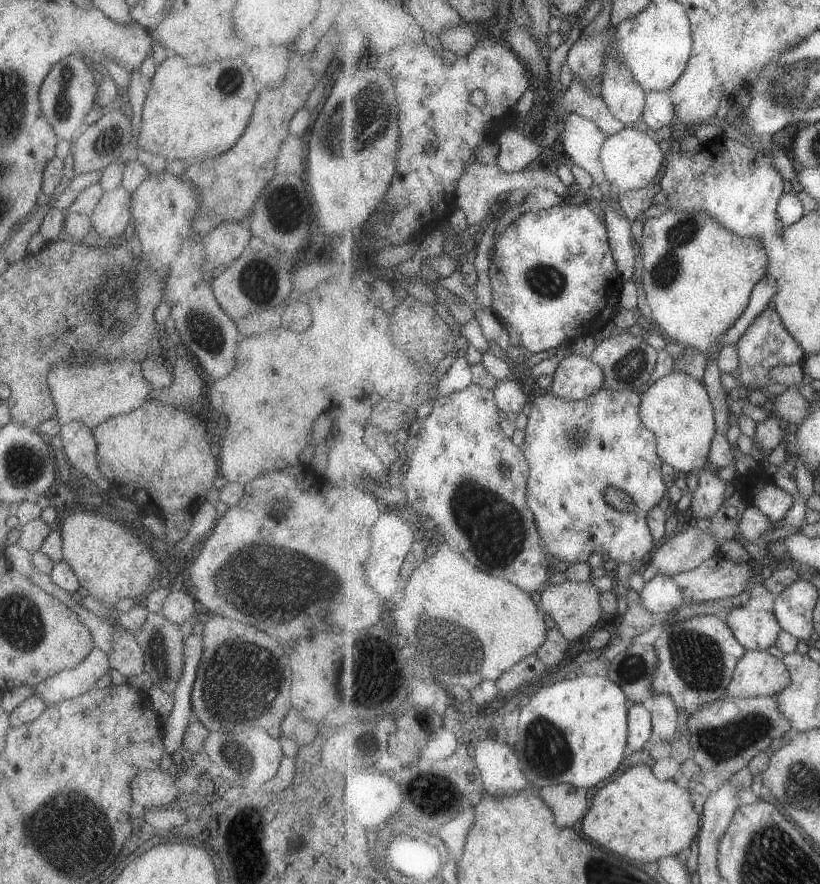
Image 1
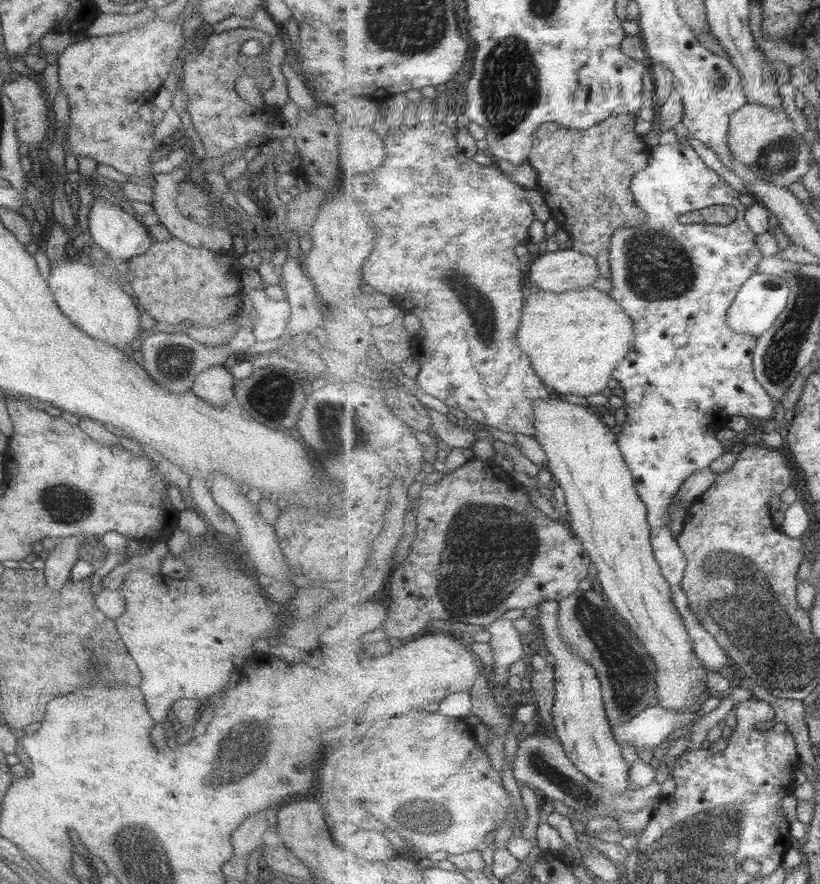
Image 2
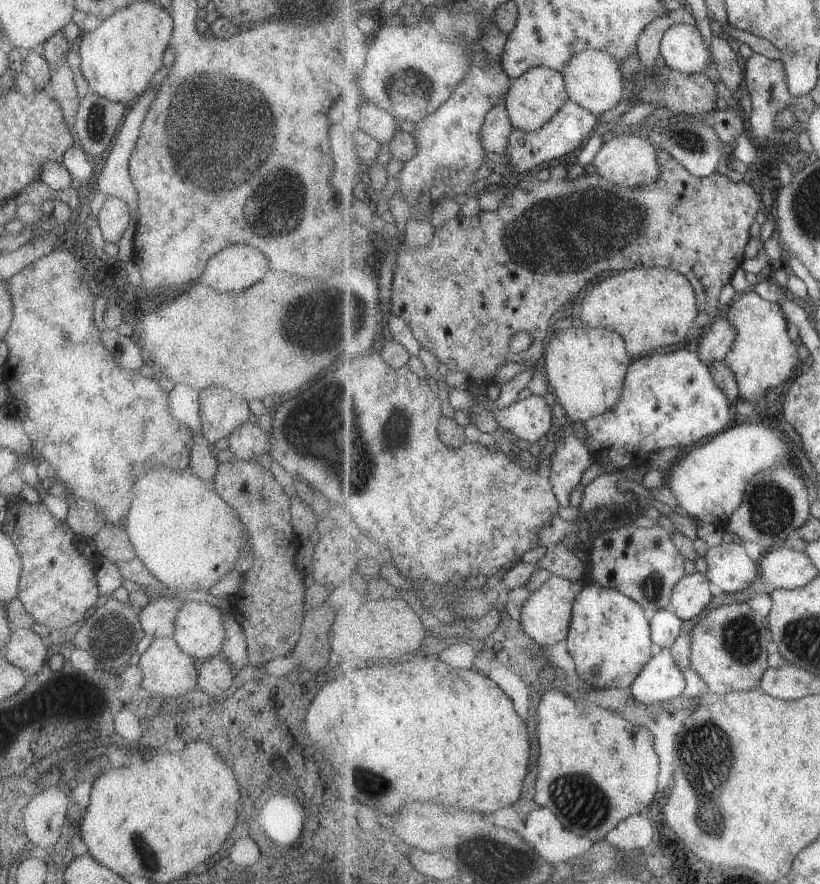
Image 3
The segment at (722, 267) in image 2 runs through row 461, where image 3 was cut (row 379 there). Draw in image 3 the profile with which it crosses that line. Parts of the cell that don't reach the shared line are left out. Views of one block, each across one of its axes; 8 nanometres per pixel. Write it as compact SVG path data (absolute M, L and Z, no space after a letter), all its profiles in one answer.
M680 348L669 354L656 354L636 358L627 373L623 396L613 410L581 422L585 427L585 444L591 454L607 467L623 469L631 460L642 460L651 451L665 448L683 448L689 450L704 439L710 439L717 433L725 431L725 426L733 418L733 404L725 392L717 386L711 370L699 358L697 351Z

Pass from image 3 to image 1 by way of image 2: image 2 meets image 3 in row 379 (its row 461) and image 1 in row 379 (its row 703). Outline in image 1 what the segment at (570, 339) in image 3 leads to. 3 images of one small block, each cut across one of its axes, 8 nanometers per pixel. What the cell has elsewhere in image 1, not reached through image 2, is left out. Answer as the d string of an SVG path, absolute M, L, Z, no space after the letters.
M672 372L668 376L655 381L641 396L640 418L643 425L657 436L659 457L667 465L670 465L677 475L686 475L687 472L691 473L693 470L703 469L708 462L711 442L713 442L715 433L718 431L714 403L703 380L695 379L686 373Z

